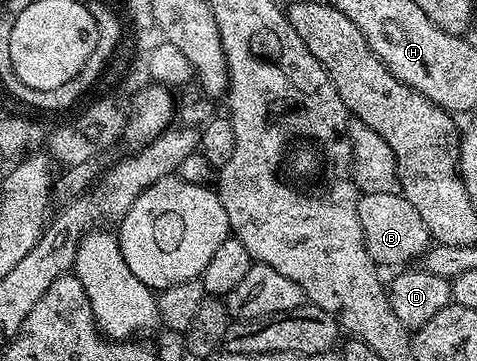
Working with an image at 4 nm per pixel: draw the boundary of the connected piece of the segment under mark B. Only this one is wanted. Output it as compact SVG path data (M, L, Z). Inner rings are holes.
M396 191L394 193L365 193L359 199L359 218L361 219L361 227L363 228L363 237L367 241L367 250L371 258L375 260L376 266L383 265L399 265L395 267L403 267L414 259L422 258L432 244L431 232L425 227L425 223L421 223L421 215L417 215L413 203L405 200L402 193Z

